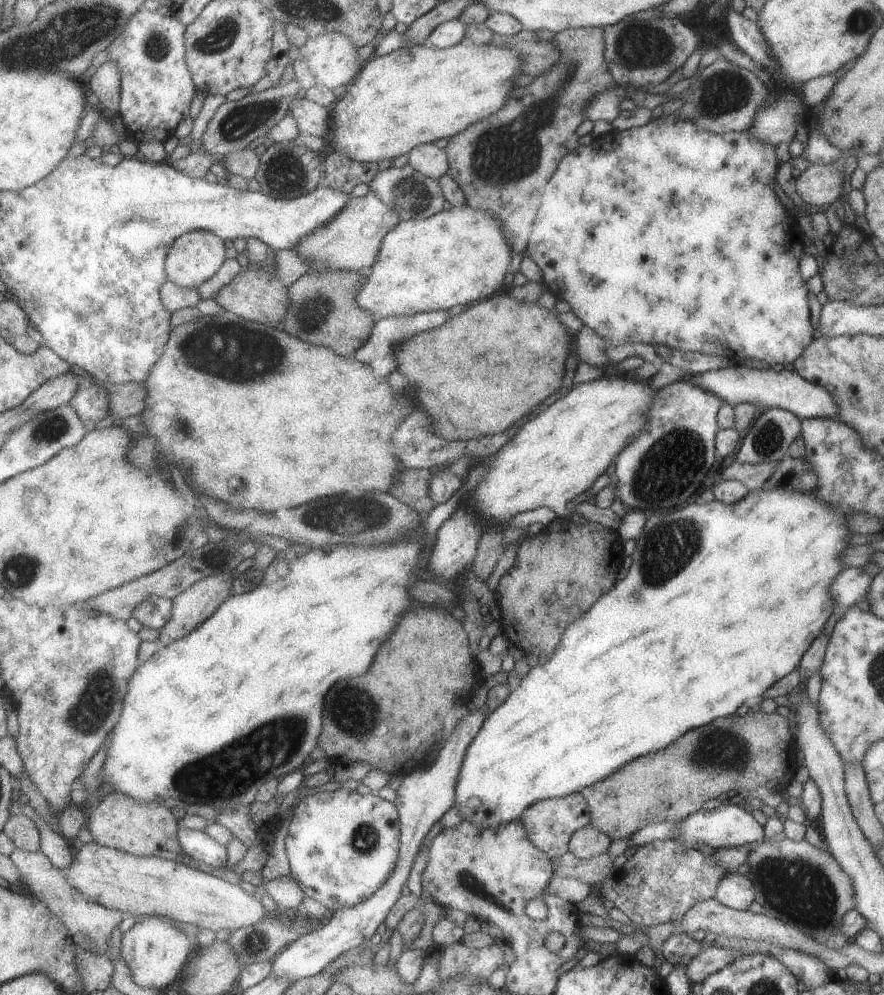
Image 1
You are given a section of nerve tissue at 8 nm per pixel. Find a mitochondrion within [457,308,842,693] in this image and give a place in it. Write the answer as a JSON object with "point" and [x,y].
{"point":[671,468]}

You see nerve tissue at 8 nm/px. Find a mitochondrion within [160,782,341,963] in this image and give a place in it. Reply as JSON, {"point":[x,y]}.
{"point":[250,945]}

